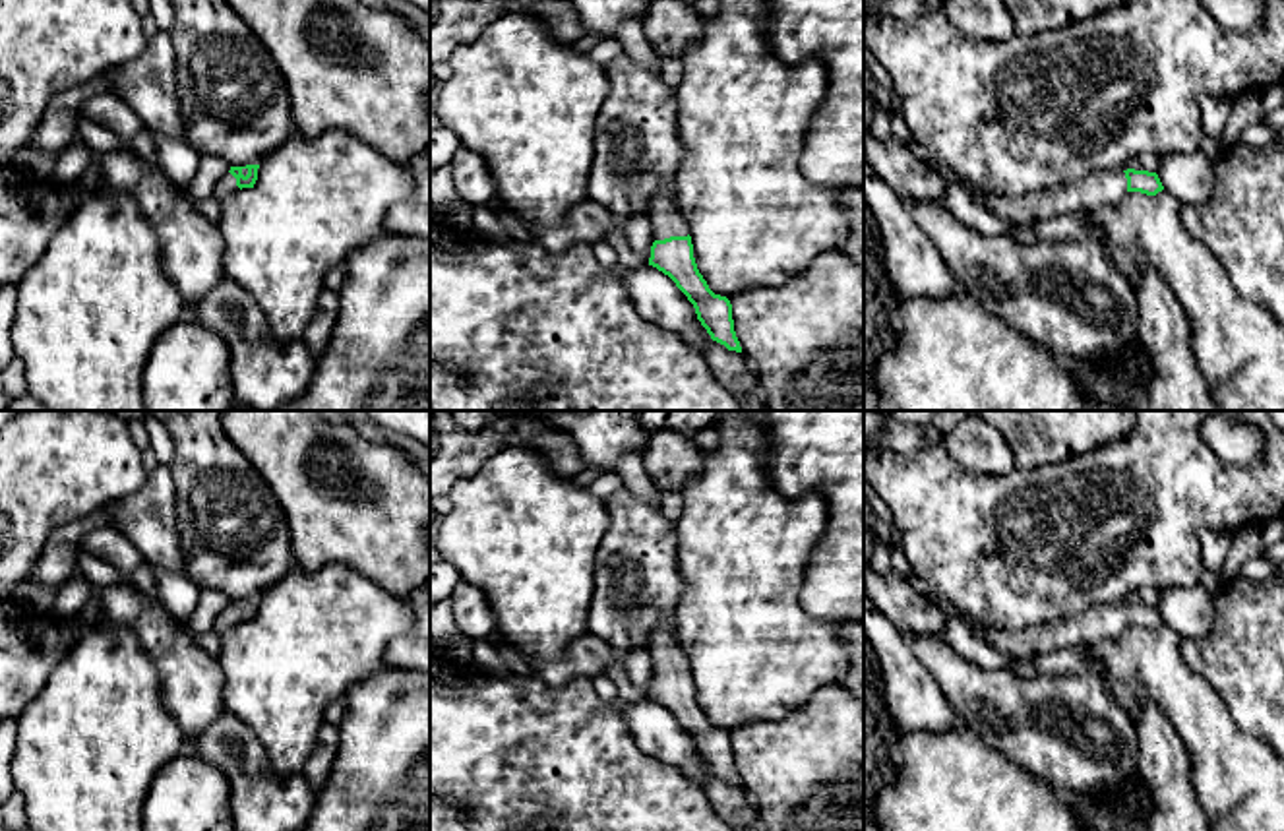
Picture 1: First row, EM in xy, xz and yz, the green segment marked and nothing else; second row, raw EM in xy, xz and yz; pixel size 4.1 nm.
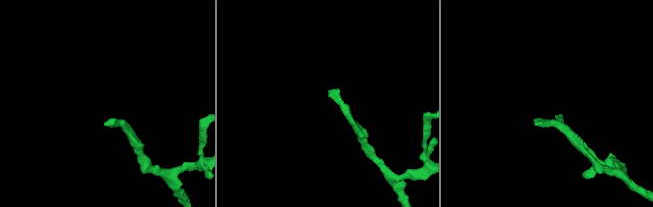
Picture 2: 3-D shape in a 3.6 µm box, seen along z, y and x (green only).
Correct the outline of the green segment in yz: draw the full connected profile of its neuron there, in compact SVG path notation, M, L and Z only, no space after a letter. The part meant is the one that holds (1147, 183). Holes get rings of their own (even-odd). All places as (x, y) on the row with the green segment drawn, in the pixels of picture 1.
M912 139L904 145L924 165L939 172L945 182L961 184L976 203L984 205L990 213L1017 225L1036 225L1063 213L1114 205L1129 192L1156 196L1164 190L1156 172L1108 169L1092 172L1073 184L1048 188L1019 200L1007 200L974 188L970 180L941 165L920 141Z

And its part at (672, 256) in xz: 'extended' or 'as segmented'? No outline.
extended

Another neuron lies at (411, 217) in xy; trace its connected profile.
M430 151L416 155L409 163L409 170L414 190L407 200L389 207L383 231L387 234L430 238Z

